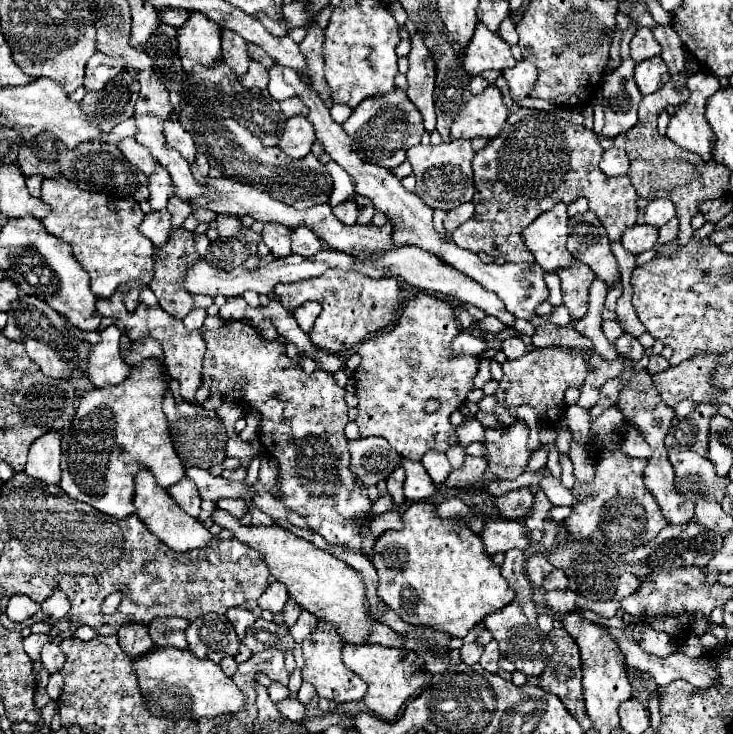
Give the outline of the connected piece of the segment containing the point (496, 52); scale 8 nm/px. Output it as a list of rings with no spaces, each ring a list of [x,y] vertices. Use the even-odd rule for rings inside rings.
[[[478,23],[470,43],[464,49],[464,69],[470,75],[482,75],[488,69],[502,71],[514,65],[516,59],[510,53],[510,45],[498,33],[484,27],[484,23]]]

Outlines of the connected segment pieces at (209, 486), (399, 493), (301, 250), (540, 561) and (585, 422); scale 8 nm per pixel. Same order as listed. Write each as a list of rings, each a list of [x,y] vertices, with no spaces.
[[[188,467],[186,475],[196,483],[196,489],[202,499],[218,501],[224,497],[234,497],[234,499],[246,499],[250,503],[252,493],[254,493],[252,485],[232,483],[232,481],[226,481],[224,477],[214,477],[208,469]]]
[[[398,467],[393,471],[393,473],[387,479],[387,491],[394,497],[396,505],[401,505],[405,502],[406,497],[403,491],[404,485],[404,469],[403,467]]]
[[[307,227],[291,231],[290,239],[293,253],[309,257],[321,250],[320,239]]]
[[[536,553],[536,555],[528,557],[526,573],[534,587],[542,587],[544,577],[548,577],[548,573],[552,573],[552,569],[554,569],[554,565],[548,561],[548,557],[544,553]]]
[[[570,405],[566,409],[566,417],[570,423],[570,431],[572,431],[572,439],[578,443],[588,443],[590,441],[590,411],[582,409],[578,405]]]

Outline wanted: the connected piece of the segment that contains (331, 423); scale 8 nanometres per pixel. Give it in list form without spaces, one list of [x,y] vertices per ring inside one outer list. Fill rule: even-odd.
[[[234,321],[234,323],[226,323],[218,329],[210,329],[210,331],[202,331],[204,335],[204,341],[206,341],[206,355],[204,355],[204,369],[202,369],[202,375],[208,375],[210,377],[210,395],[220,395],[222,399],[226,401],[236,401],[240,403],[246,411],[254,411],[260,415],[262,419],[262,427],[260,427],[260,443],[266,451],[268,457],[272,457],[274,461],[278,461],[278,491],[280,491],[280,501],[290,509],[290,511],[296,511],[300,517],[306,519],[308,527],[314,529],[316,533],[320,533],[328,543],[332,545],[344,545],[346,549],[350,551],[356,551],[356,553],[362,553],[364,557],[368,559],[374,559],[374,553],[366,553],[364,547],[362,547],[362,529],[376,517],[374,513],[370,513],[372,509],[372,499],[368,497],[368,491],[364,489],[364,485],[360,485],[360,481],[356,481],[356,477],[352,477],[352,471],[348,469],[350,465],[350,453],[348,453],[348,447],[346,447],[346,437],[344,437],[344,427],[348,423],[348,405],[344,403],[344,395],[346,391],[336,383],[336,379],[332,377],[332,373],[328,371],[322,371],[322,369],[316,369],[312,375],[306,375],[304,369],[300,367],[298,361],[290,359],[288,353],[286,353],[286,343],[280,343],[280,341],[266,341],[248,321]]]

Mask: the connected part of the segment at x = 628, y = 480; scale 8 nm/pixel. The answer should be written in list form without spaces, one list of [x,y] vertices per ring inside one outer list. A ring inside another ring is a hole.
[[[602,447],[596,457],[594,479],[588,483],[576,481],[570,489],[578,499],[578,503],[572,505],[570,517],[564,519],[570,537],[578,541],[600,541],[612,549],[612,553],[626,553],[628,549],[654,539],[660,529],[666,527],[666,519],[656,505],[654,495],[644,485],[646,465],[648,459],[634,459],[620,447],[612,451]]]

